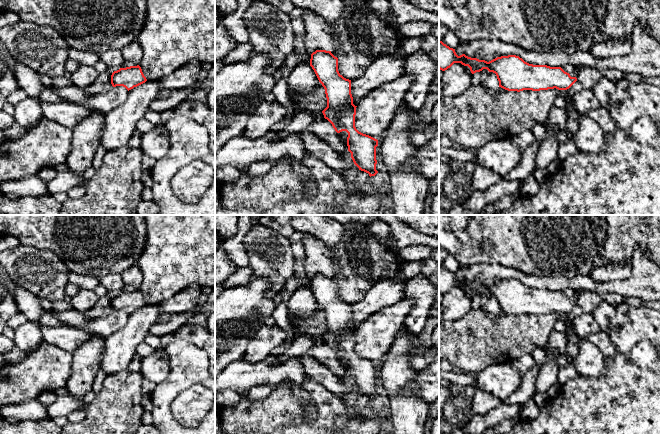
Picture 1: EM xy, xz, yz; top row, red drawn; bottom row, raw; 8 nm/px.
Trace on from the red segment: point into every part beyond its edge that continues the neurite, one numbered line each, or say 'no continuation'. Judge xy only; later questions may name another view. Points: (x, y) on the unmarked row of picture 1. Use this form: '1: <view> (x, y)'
no continuation

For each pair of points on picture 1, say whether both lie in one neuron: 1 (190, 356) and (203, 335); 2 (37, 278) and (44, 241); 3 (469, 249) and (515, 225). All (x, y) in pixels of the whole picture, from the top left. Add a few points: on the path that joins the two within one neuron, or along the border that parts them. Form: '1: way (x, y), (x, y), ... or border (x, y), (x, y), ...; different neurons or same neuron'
1: border (174, 337), (179, 337), (201, 347); different neurons
2: border (20, 244), (48, 249), (62, 262); different neurons
3: way (480, 238), (482, 236), (495, 236), (504, 229); same neuron

